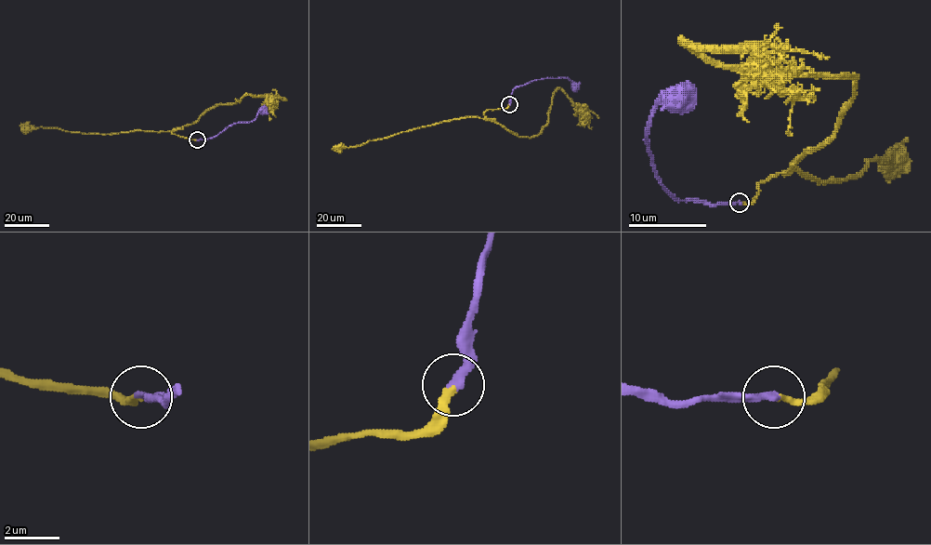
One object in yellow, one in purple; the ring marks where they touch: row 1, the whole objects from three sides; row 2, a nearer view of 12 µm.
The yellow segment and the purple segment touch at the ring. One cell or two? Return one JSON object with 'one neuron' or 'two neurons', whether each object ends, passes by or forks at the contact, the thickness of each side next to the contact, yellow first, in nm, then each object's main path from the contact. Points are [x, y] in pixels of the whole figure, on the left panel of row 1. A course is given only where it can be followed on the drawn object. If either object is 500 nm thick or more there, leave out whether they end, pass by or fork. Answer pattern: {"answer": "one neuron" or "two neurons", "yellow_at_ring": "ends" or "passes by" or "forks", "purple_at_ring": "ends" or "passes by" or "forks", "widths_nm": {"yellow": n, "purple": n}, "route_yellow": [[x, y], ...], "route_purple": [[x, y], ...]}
{"answer": "one neuron", "yellow_at_ring": "ends", "purple_at_ring": "ends", "widths_nm": {"yellow": 240, "purple": 320}, "route_yellow": [[197, 139], [171, 132], [191, 124], [219, 104], [235, 103], [247, 94], [268, 96], [271, 107], [268, 121]], "route_purple": [[197, 139], [210, 138], [233, 124], [252, 121], [263, 111]]}

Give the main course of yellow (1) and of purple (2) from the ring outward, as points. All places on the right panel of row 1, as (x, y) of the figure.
1: (739, 202), (833, 134), (857, 78), (712, 65), (684, 41), (753, 49), (792, 94), (792, 136)
2: (739, 202), (705, 205), (684, 200), (675, 196), (657, 177), (645, 138), (650, 112), (662, 102), (680, 100)

